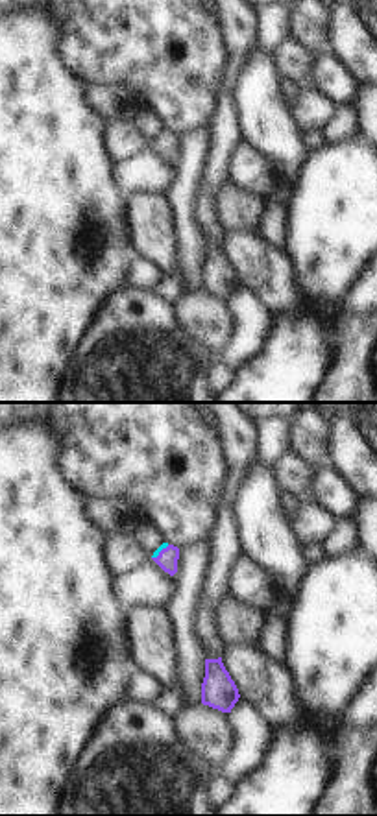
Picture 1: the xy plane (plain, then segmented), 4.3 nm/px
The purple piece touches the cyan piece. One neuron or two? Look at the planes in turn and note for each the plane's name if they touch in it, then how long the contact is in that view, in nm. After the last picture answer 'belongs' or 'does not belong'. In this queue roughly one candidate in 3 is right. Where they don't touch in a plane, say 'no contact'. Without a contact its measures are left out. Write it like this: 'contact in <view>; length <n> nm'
contact in xy; length 100 nm

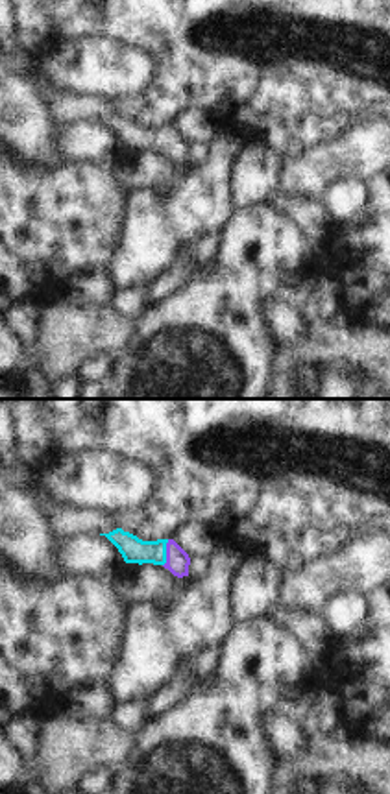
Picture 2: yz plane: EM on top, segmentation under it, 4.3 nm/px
contact in yz; length 120 nm

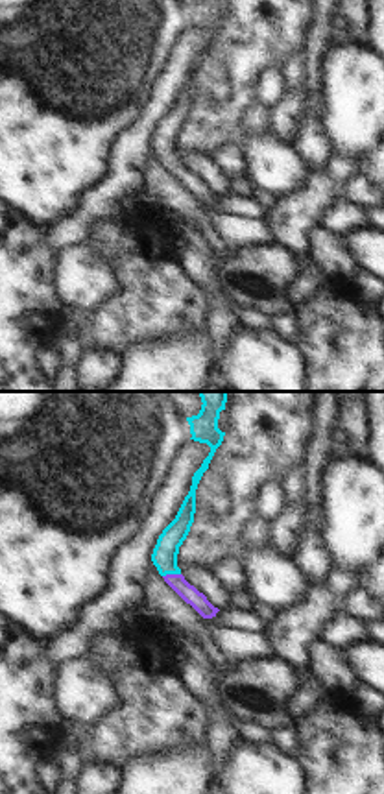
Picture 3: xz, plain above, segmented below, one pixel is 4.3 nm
contact in xz; length 80 nm

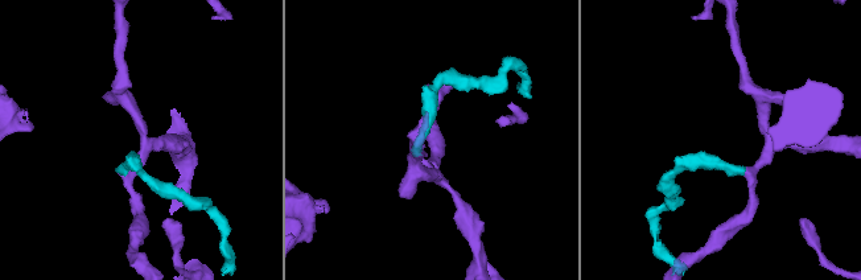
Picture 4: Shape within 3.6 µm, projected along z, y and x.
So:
belongs

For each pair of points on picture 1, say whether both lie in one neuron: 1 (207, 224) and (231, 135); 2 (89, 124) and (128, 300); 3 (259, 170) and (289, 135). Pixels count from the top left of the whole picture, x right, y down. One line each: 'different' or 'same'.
1: same
2: different
3: different

